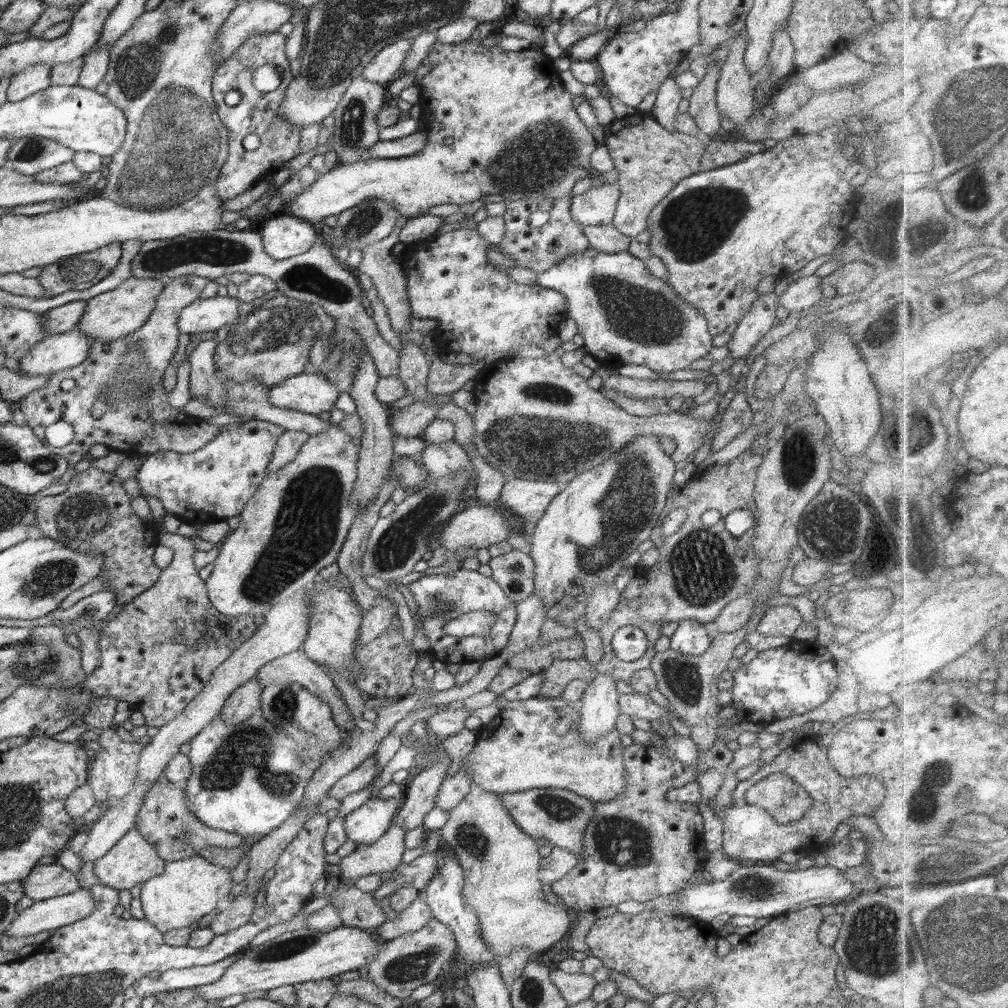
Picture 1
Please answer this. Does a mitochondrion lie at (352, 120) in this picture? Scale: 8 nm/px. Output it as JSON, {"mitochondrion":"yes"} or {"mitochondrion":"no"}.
{"mitochondrion":"yes"}

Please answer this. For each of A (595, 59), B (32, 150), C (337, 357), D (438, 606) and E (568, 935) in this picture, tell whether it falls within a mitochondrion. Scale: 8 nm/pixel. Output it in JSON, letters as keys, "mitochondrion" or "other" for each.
{"A":"other","B":"mitochondrion","C":"mitochondrion","D":"mitochondrion","E":"other"}

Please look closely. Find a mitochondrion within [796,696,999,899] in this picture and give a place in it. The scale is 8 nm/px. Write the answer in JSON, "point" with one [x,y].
{"point":[936,775]}

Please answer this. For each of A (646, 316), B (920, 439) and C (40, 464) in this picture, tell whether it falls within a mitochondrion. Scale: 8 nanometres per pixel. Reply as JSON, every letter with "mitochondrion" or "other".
{"A":"mitochondrion","B":"mitochondrion","C":"mitochondrion"}

